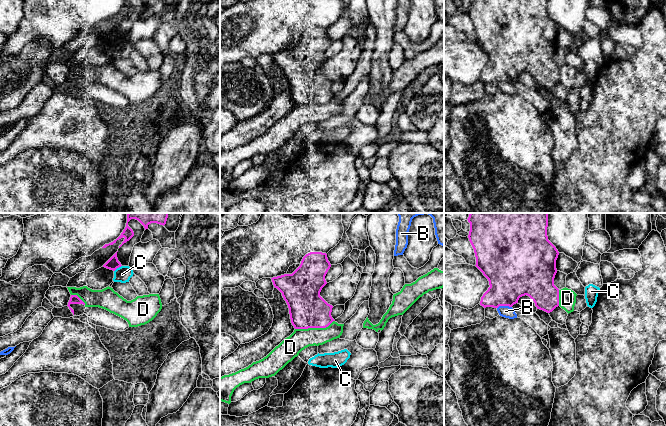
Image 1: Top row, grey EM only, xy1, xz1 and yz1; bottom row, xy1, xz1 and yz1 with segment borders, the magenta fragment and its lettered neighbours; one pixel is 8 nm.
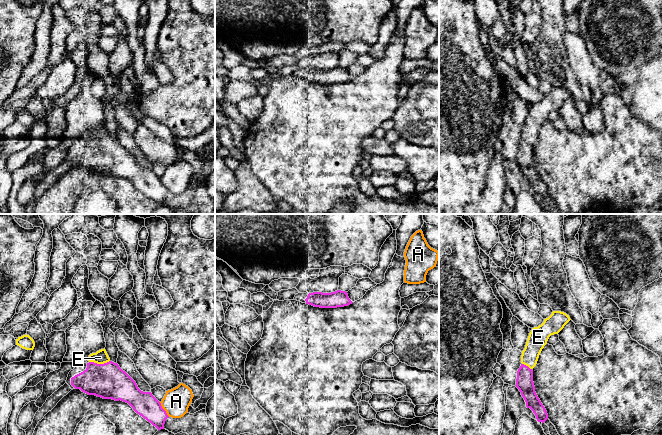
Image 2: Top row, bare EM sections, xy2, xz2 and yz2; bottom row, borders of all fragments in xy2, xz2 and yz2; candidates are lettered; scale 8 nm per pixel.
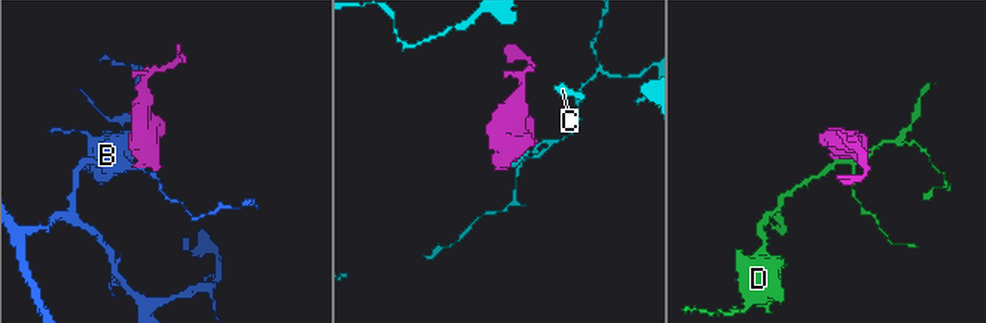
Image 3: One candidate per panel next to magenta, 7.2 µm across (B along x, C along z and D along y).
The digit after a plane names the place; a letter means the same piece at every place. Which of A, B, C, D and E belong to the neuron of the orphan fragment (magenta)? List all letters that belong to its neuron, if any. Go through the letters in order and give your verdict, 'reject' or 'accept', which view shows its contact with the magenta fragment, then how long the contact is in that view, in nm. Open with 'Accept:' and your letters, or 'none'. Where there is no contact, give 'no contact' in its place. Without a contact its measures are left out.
Accept: E
A: reject; contact in xy2; length 150 nm
B: reject; contact in yz1; length 120 nm
C: reject; contact in xy1; length 80 nm
D: reject; contact in xz1; length 320 nm
E: accept; contact in xy2; length 170 nm

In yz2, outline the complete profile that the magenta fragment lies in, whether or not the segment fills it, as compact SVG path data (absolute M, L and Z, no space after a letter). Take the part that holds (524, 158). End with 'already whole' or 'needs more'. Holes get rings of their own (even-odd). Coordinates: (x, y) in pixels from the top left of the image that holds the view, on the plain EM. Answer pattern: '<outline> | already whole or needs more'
M553 87L538 103L532 104L521 131L521 142L517 147L516 163L536 192L538 198L544 199L548 190L535 168L533 158L533 144L536 142L539 131L547 120L551 111L558 110L570 97L569 91L561 87Z | needs more

